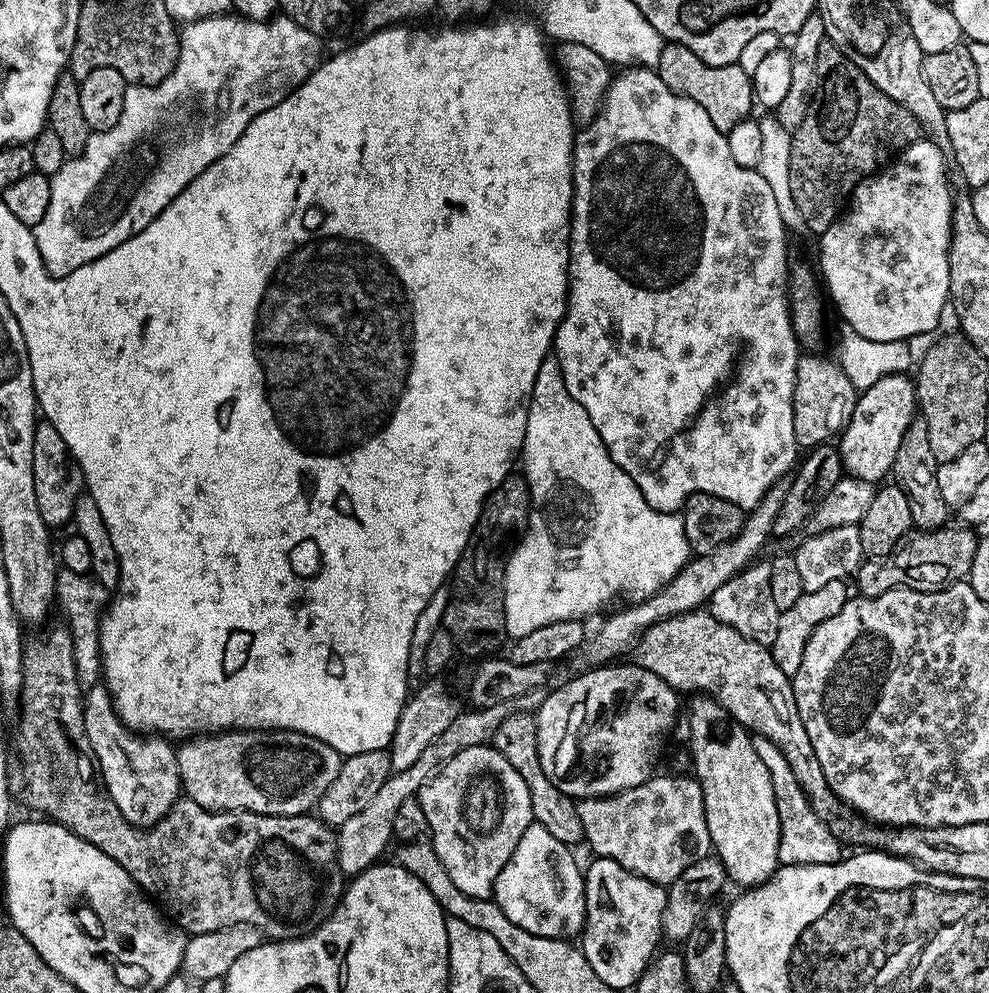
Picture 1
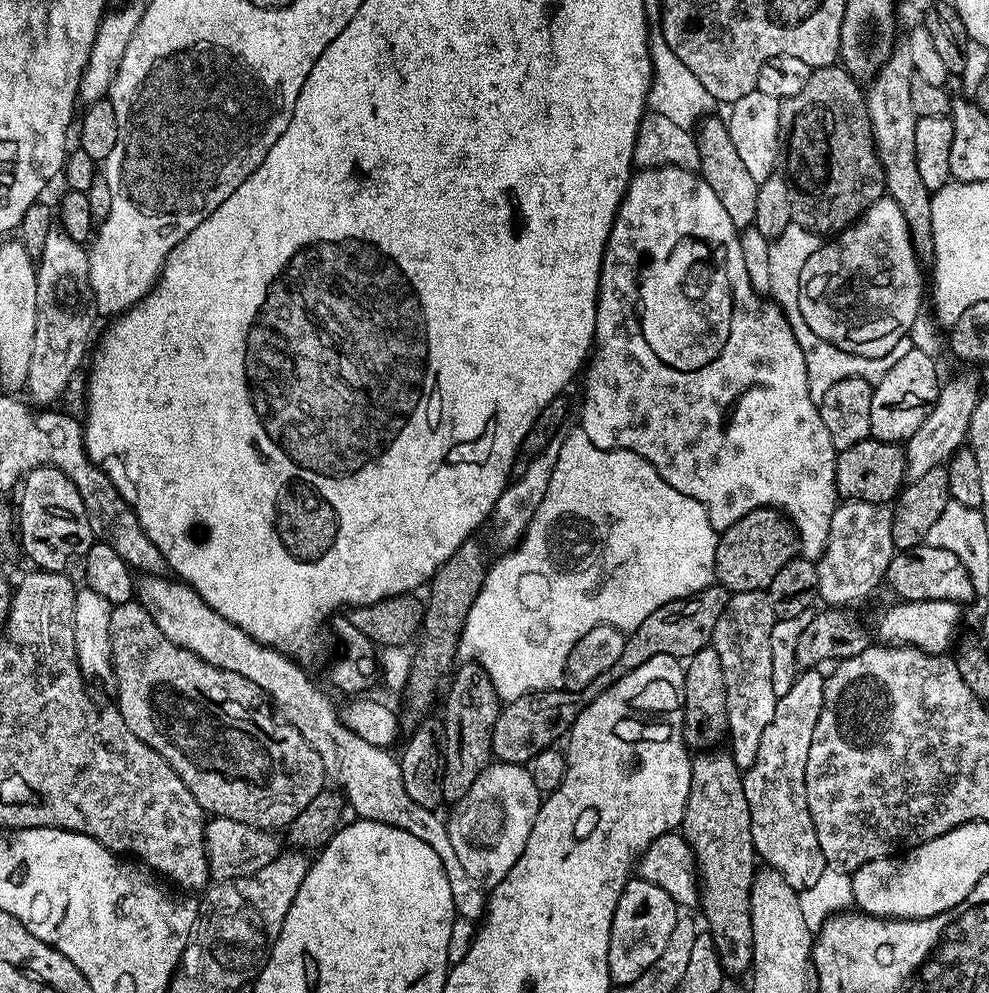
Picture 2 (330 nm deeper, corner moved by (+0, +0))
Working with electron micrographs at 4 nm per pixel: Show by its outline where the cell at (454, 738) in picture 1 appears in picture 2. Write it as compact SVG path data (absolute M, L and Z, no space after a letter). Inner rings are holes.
M713 586L702 589L697 596L688 596L685 600L675 600L654 610L654 614L650 614L650 618L646 618L646 622L642 622L642 626L634 629L625 639L622 658L618 658L618 662L614 662L614 666L610 666L607 677L611 681L620 680L626 674L630 674L630 670L642 666L642 662L646 662L658 654L691 658L698 650L709 647L714 634L714 626L722 614L722 610L726 610L729 595L727 588Z

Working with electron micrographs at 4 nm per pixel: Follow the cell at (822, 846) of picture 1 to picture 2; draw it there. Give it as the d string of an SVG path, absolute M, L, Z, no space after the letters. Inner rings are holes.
M804 670L797 675L794 686L790 686L790 690L786 690L786 694L776 701L774 718L762 733L762 742L758 742L758 758L754 766L743 773L744 793L750 806L751 840L755 844L757 855L763 861L765 859L764 862L769 867L780 872L797 892L815 885L828 866L818 845L818 834L814 830L810 806L806 802L806 758L810 742L814 738L814 726L818 726L818 718L822 714L825 679L825 673L820 670Z

